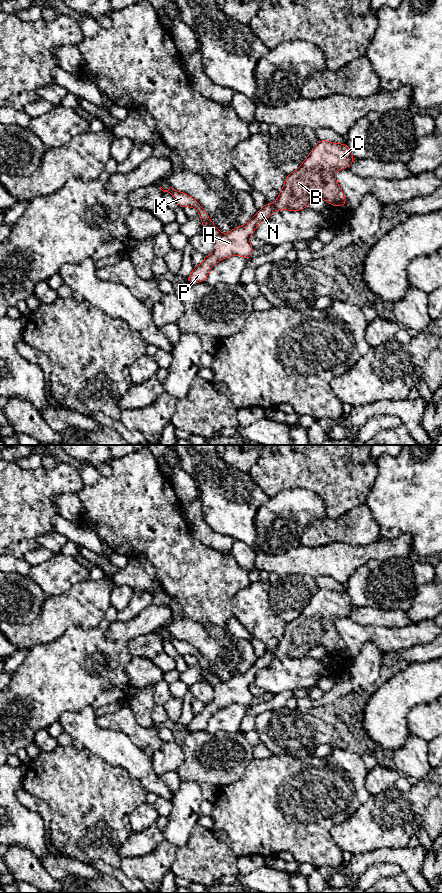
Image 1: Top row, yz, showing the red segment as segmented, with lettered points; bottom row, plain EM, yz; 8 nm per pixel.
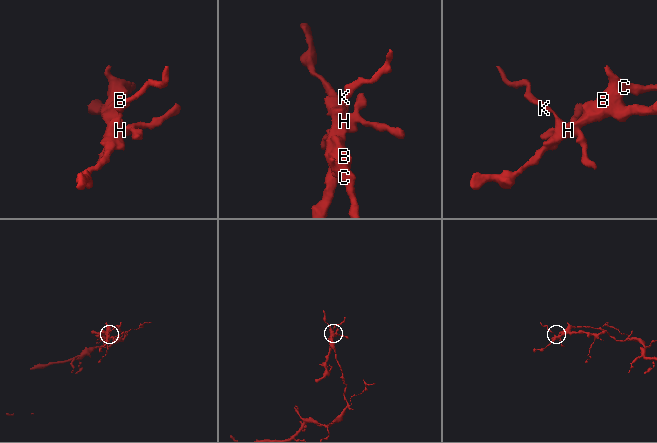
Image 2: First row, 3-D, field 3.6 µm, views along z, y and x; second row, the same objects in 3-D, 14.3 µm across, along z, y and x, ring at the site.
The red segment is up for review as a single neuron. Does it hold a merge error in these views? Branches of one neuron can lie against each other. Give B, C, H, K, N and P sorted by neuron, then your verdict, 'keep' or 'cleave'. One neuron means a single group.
groups B C H N P / K; cleave

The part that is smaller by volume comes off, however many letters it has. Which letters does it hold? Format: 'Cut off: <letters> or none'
Cut off: K

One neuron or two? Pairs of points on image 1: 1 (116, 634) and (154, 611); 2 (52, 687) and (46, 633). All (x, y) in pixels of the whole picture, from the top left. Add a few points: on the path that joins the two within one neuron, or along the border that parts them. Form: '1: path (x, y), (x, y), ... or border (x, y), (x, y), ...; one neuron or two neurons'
1: path (125, 631), (139, 626), (145, 620); one neuron
2: border (67, 629), (53, 641), (35, 645), (29, 650); two neurons

